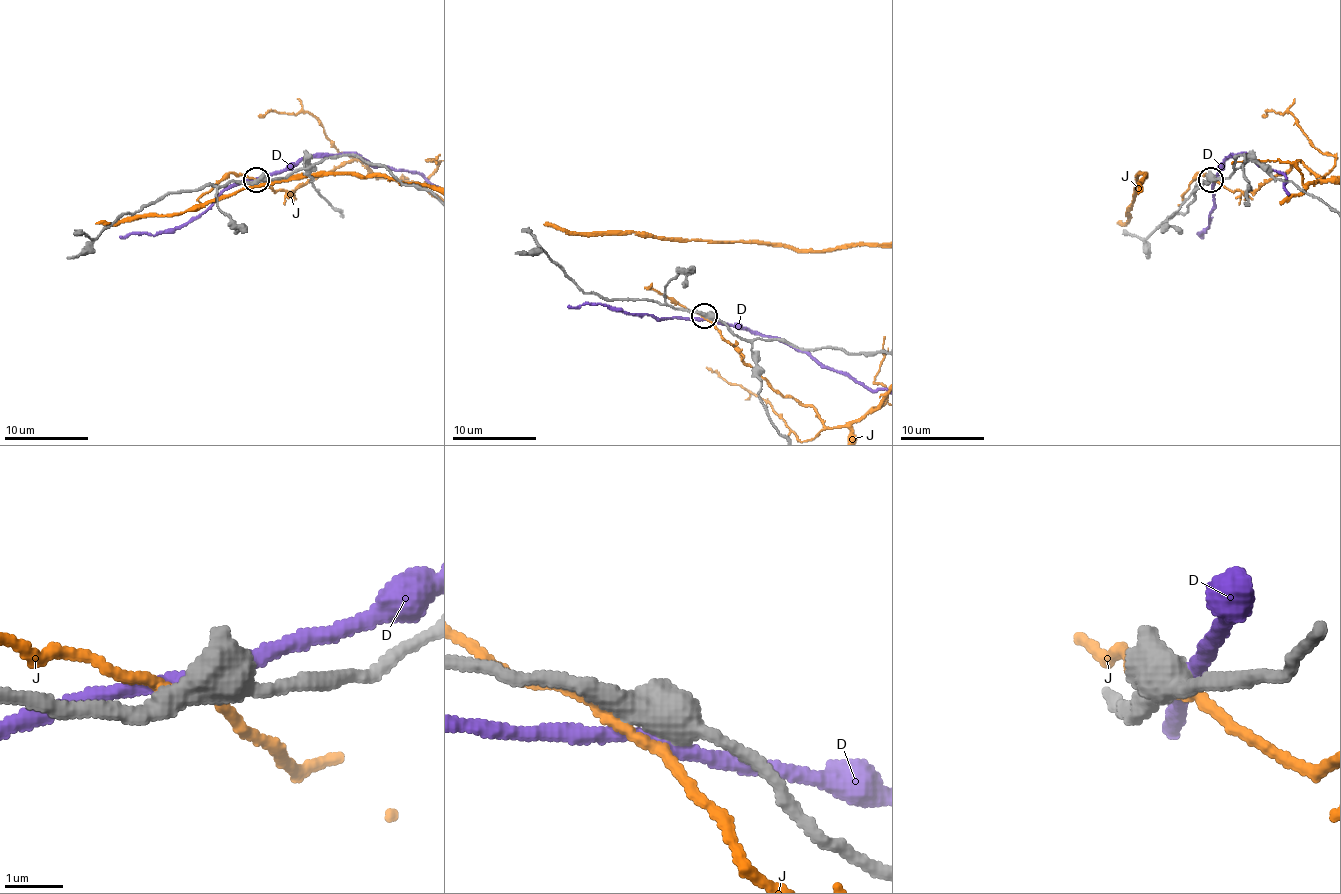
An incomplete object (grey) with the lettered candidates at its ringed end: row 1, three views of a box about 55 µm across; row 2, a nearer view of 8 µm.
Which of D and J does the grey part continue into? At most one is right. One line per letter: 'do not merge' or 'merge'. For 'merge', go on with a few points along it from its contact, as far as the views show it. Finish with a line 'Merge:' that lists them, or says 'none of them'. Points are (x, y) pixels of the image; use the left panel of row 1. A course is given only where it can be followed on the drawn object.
D: do not merge
J: merge
Merge: J

